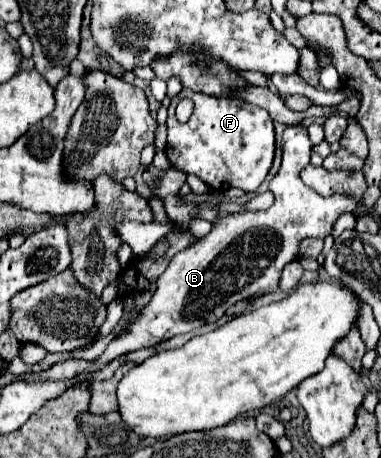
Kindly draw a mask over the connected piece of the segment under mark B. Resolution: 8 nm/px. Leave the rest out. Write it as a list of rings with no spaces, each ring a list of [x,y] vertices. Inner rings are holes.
[[[288,126],[282,134],[282,166],[278,170],[278,174],[270,180],[268,190],[274,194],[274,204],[268,210],[258,210],[258,212],[236,212],[236,214],[228,214],[224,218],[220,218],[218,222],[214,222],[214,228],[208,236],[200,238],[198,244],[186,248],[184,252],[176,254],[172,258],[172,262],[168,264],[166,272],[158,278],[158,288],[150,300],[150,304],[144,308],[144,314],[140,314],[140,318],[134,322],[130,334],[124,334],[124,338],[112,340],[106,348],[106,352],[96,360],[94,368],[102,368],[104,364],[108,364],[110,360],[118,358],[120,354],[132,352],[132,350],[140,350],[140,348],[150,348],[156,346],[176,334],[184,334],[184,332],[194,332],[204,324],[212,324],[216,320],[220,320],[226,312],[228,306],[236,304],[238,300],[246,300],[246,298],[254,298],[254,296],[264,296],[268,292],[278,290],[278,282],[280,282],[280,274],[284,264],[296,260],[300,256],[298,252],[298,244],[302,238],[326,238],[336,222],[336,218],[344,212],[354,212],[354,202],[352,198],[344,198],[342,194],[334,194],[330,198],[324,198],[320,194],[316,194],[312,188],[304,186],[304,182],[300,180],[300,170],[304,166],[309,165],[310,156],[313,145],[308,140],[306,128],[304,126]]]

